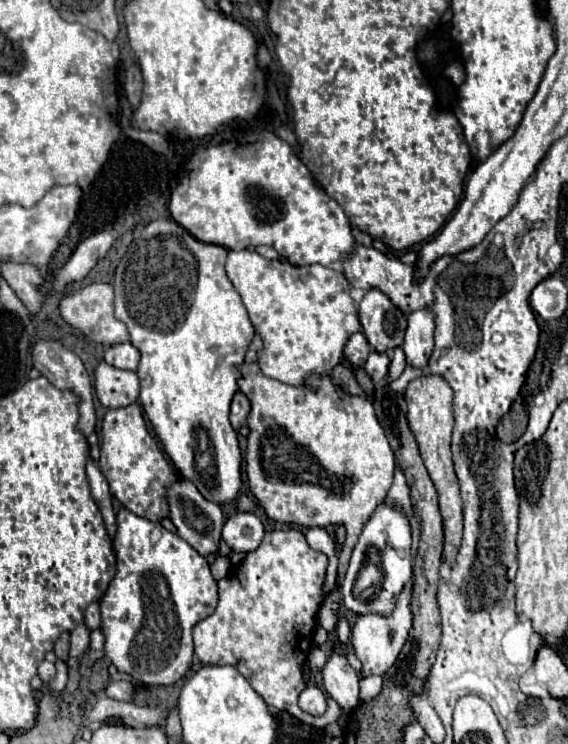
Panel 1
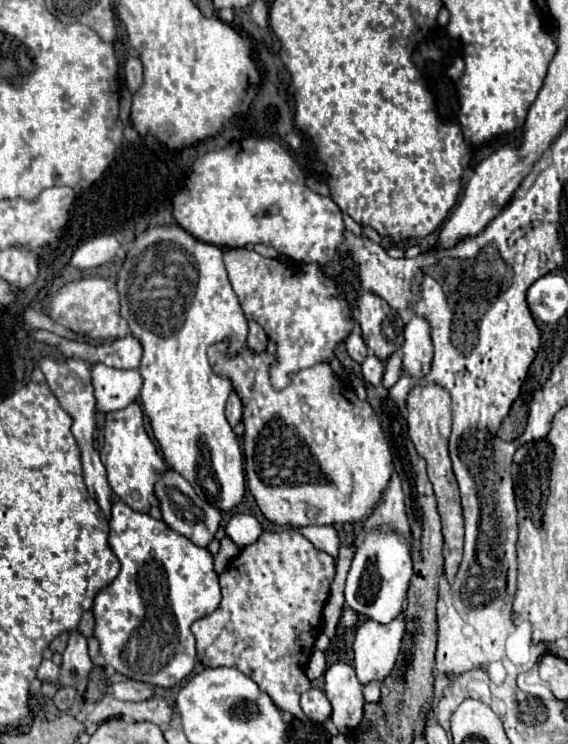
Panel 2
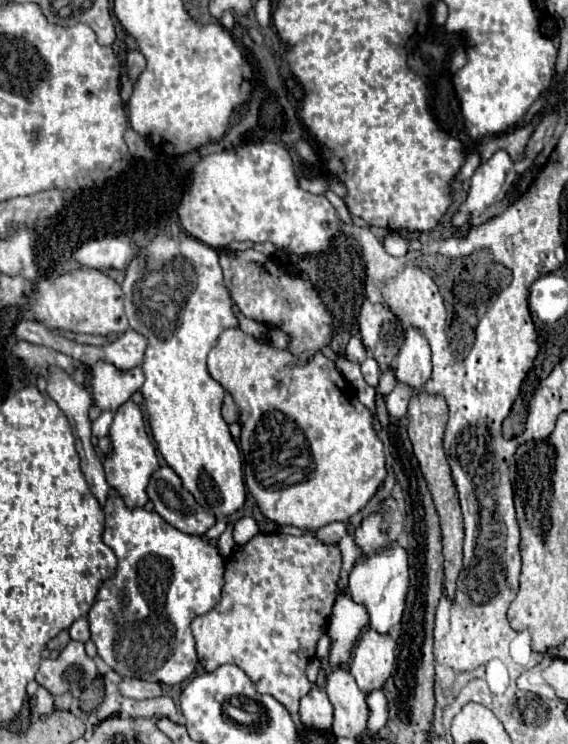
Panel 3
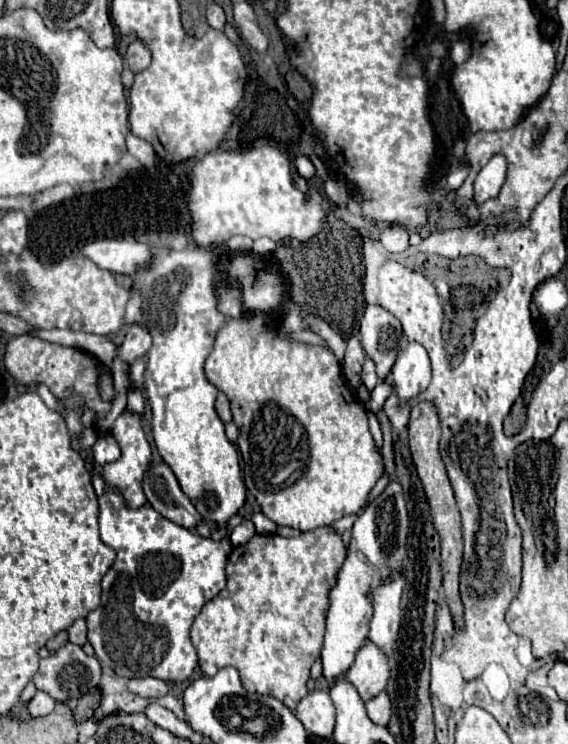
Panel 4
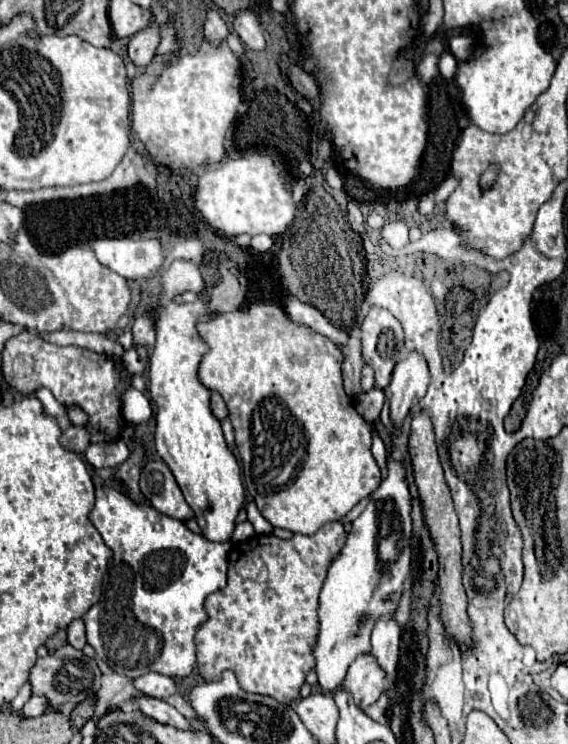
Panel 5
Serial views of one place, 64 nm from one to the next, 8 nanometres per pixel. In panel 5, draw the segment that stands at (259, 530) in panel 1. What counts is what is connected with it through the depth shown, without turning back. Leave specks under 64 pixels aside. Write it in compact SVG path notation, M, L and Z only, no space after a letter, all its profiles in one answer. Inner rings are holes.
M246 520L234 528L234 532L232 532L232 542L244 542L244 540L248 540L248 538L252 538L252 536L254 536L254 526Z

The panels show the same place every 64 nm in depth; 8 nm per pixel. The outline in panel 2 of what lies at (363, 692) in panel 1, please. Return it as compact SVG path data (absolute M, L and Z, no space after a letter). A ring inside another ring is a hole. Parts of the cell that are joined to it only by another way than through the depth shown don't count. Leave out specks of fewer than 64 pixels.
M372 682L372 684L364 684L364 700L366 702L380 702L380 682Z

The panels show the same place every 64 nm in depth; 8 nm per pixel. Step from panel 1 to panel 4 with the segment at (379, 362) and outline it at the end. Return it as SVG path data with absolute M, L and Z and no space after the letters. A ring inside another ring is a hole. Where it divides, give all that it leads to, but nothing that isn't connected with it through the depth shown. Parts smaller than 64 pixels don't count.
M366 360L364 362L364 368L362 368L362 382L366 384L368 390L372 390L376 384L378 384L378 376L376 376L376 366L372 364L372 360Z

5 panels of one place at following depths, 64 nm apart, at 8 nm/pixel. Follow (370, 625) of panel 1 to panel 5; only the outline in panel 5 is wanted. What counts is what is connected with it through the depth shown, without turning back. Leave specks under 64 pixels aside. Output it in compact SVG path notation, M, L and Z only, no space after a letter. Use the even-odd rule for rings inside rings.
M368 652L368 654L360 654L352 662L344 680L344 688L352 692L356 704L362 710L366 710L384 692L384 680L386 680L386 672L380 668L380 664L376 664L372 652Z

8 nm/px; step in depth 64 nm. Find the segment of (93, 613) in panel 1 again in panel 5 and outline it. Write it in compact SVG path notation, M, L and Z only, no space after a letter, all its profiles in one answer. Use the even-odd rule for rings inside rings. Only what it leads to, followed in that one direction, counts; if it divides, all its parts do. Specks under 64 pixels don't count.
M74 620L68 626L68 644L72 644L78 650L84 648L84 644L86 644L86 632L84 632L84 622L82 620Z

